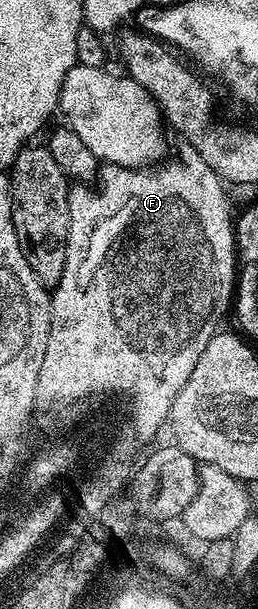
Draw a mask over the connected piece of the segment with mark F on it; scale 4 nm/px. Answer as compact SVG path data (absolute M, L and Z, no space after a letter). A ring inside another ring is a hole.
M187 144L182 145L181 162L169 162L170 160L162 161L160 164L140 170L132 170L127 166L110 166L102 165L99 170L99 181L96 183L97 190L92 190L94 187L89 184L77 184L69 191L70 202L70 230L69 238L66 239L66 263L63 266L62 278L58 281L57 286L52 287L51 302L54 307L62 306L61 314L54 317L53 324L49 328L49 339L47 340L47 352L43 356L43 368L39 368L39 384L37 385L38 399L45 400L50 398L58 404L66 404L70 402L80 402L81 399L94 395L95 392L120 390L121 393L130 393L135 402L136 412L142 434L158 435L161 430L160 426L170 421L173 413L173 405L175 404L175 396L179 396L179 392L183 388L183 384L187 384L187 380L191 376L191 372L195 372L195 364L199 364L199 358L203 356L203 348L207 348L206 338L209 338L210 330L213 330L213 323L221 316L221 311L230 313L231 304L229 301L233 298L233 281L237 278L237 266L239 267L239 259L237 256L237 243L235 241L235 214L234 211L229 211L229 198L225 195L227 190L226 183L221 181L221 177L211 168L207 168L207 160L203 160L203 156L199 156L199 152L195 152L195 148L191 148Z

